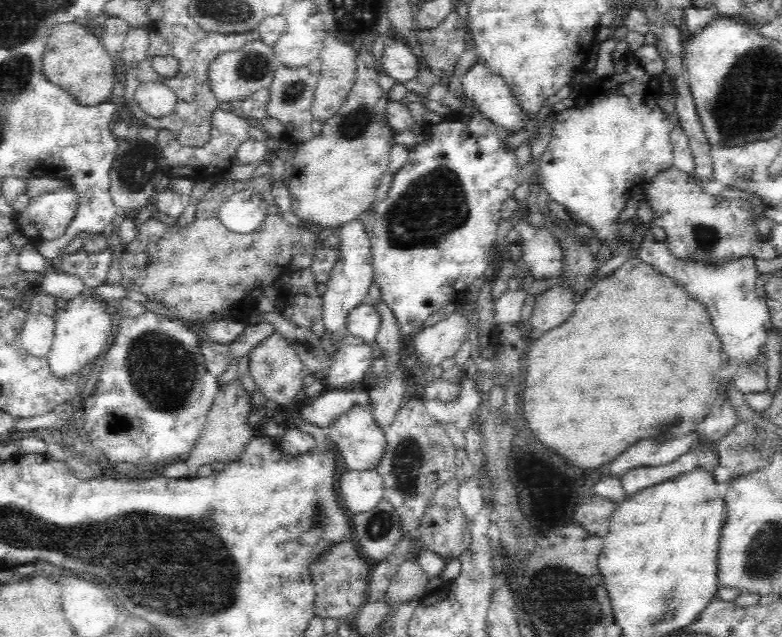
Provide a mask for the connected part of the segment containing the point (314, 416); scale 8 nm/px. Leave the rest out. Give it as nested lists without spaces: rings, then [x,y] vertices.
[[[332,389],[318,395],[311,404],[300,410],[301,422],[326,428],[334,417],[347,411],[354,403],[364,405],[369,409],[367,390],[346,392],[344,389]]]

